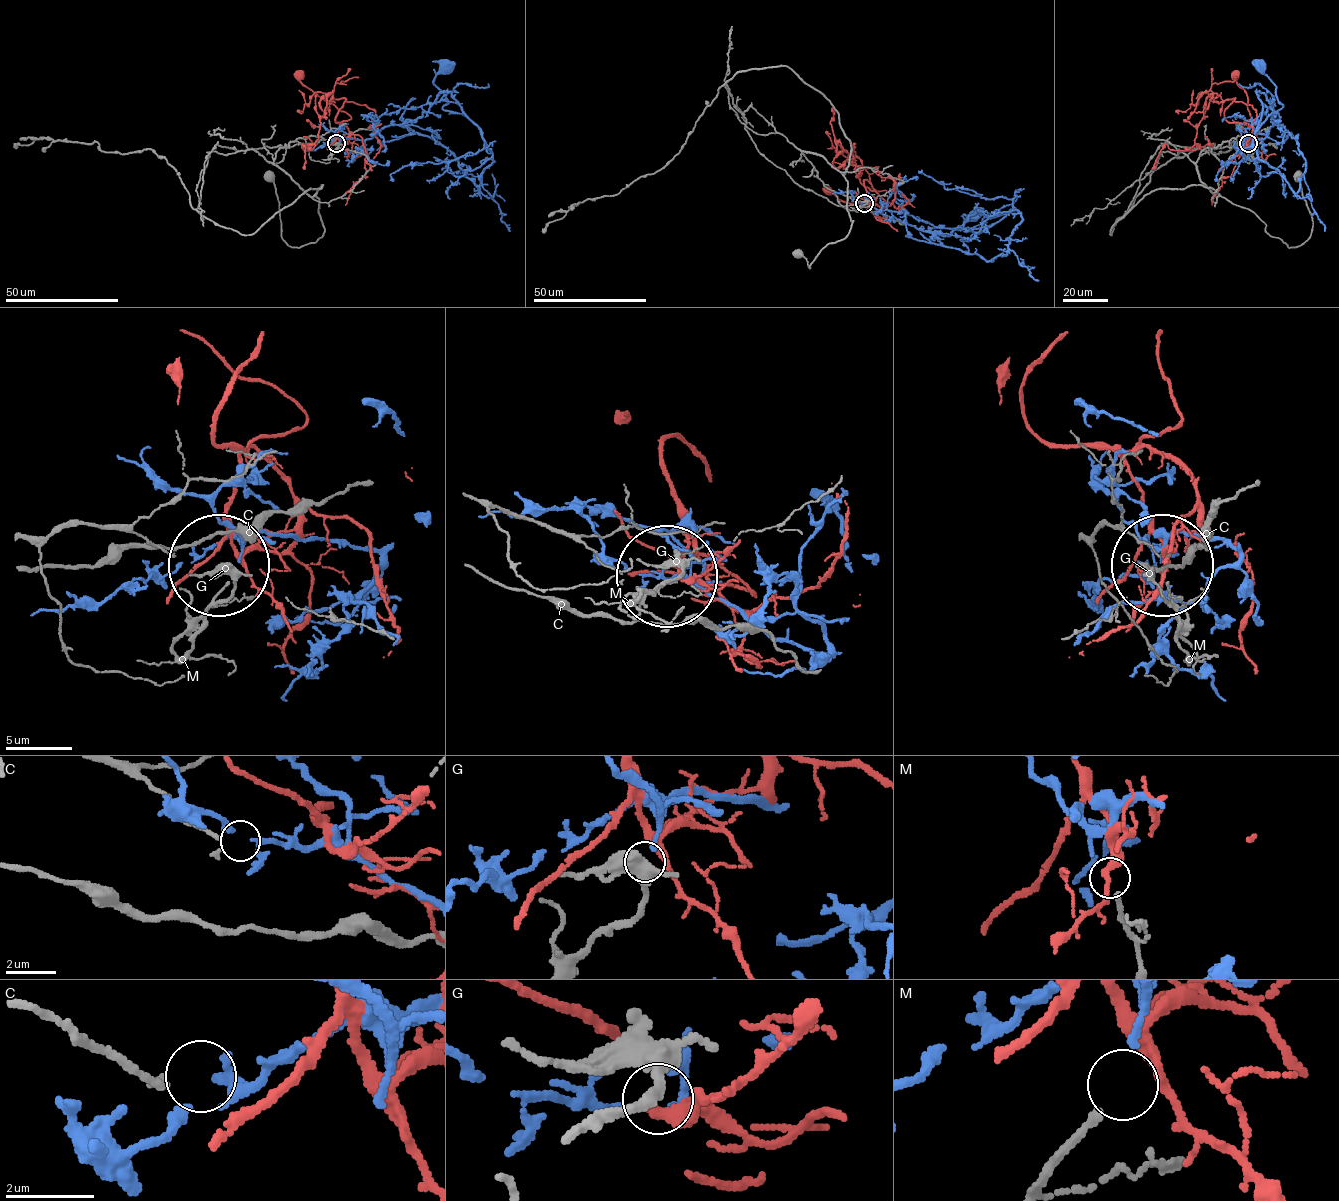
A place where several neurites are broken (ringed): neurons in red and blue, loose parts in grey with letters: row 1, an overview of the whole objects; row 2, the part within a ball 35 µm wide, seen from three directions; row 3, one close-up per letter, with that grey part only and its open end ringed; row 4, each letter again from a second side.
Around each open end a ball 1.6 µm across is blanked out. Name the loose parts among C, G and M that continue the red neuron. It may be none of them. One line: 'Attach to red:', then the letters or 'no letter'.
Attach to red: M

